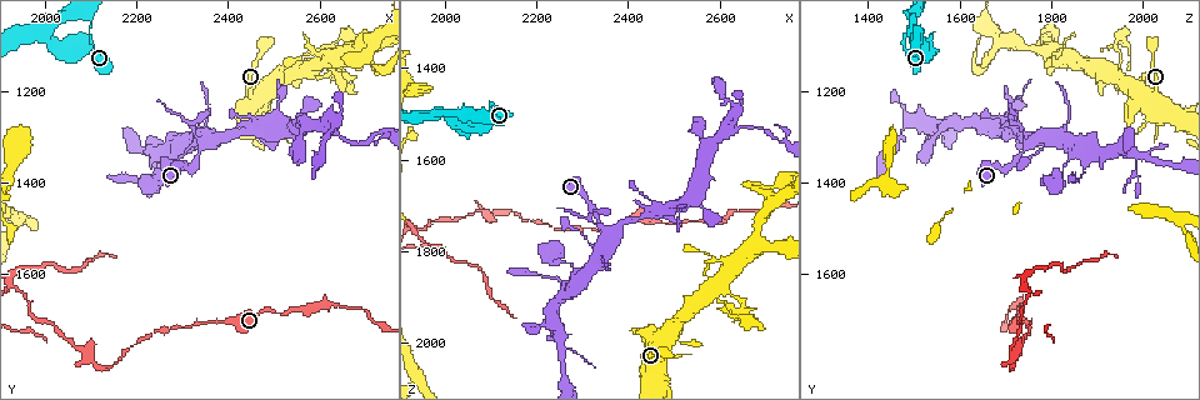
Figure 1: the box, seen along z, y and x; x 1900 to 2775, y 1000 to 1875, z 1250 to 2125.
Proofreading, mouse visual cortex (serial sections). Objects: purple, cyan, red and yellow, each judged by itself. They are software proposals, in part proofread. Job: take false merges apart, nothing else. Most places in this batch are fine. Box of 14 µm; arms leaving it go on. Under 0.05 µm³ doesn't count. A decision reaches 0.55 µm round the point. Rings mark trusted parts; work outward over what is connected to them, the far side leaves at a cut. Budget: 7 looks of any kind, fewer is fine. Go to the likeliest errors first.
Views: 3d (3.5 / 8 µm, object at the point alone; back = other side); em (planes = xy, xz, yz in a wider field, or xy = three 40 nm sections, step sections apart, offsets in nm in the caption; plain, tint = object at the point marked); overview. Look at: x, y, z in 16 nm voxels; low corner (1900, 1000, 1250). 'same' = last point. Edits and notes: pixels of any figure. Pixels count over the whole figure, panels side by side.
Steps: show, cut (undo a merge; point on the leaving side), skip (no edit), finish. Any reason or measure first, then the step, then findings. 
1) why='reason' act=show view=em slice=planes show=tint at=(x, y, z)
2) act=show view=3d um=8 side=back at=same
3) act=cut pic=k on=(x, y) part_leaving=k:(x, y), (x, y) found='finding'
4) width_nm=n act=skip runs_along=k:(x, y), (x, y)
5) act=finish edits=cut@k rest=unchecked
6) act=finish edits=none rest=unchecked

why='sharp bend' act=show view=3d um=3.5 at=(2650, 1175, 1915)

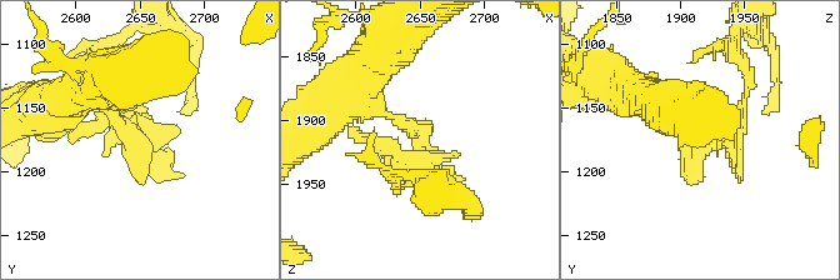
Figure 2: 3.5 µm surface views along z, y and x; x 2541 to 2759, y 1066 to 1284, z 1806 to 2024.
why='need the tissue' act=show view=em slice=xy step=1 show=plain at=(2648, 1172, 1916)

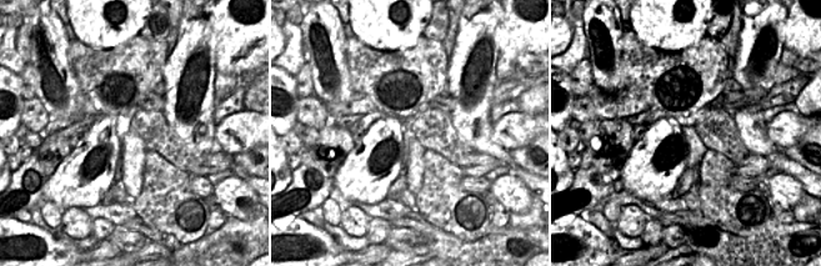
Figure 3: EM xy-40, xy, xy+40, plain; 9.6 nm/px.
act=show view=em slice=xy step=1 show=tint at=same

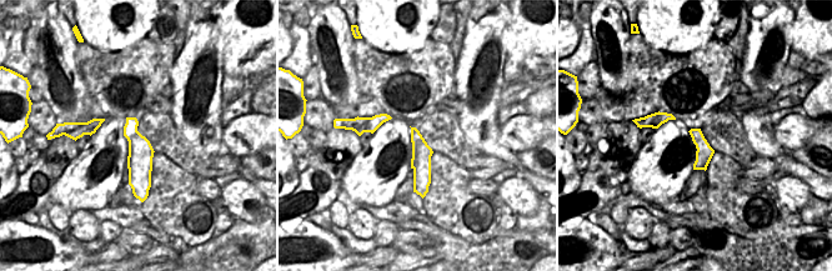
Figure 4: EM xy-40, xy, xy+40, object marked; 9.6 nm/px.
act=cut pic=2 on=(410, 181) part_leaving=2:(425, 150), (418, 183), (390, 173) found='a second cell is stuck on'

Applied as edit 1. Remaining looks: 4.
act=show view=overview

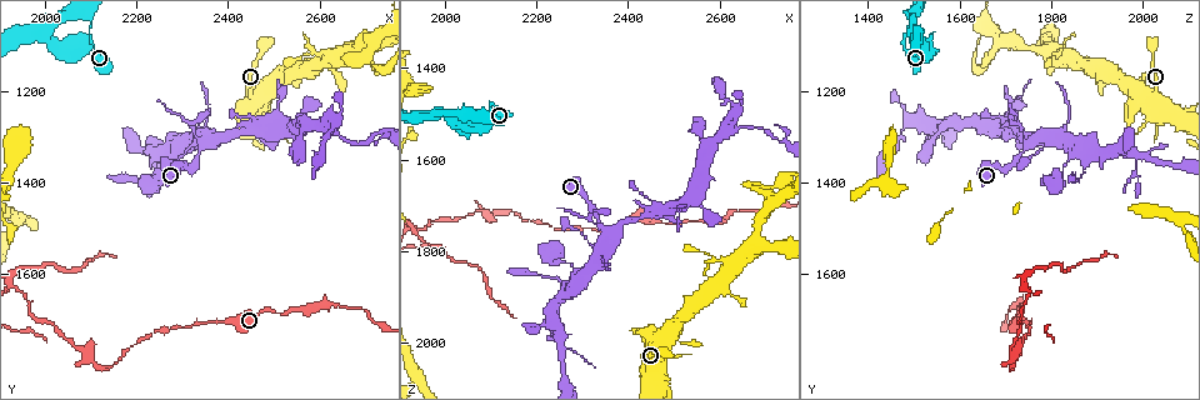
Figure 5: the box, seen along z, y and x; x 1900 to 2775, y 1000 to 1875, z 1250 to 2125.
why='sharp bend' act=show view=3d um=3.5 at=(2310, 1270, 1730)

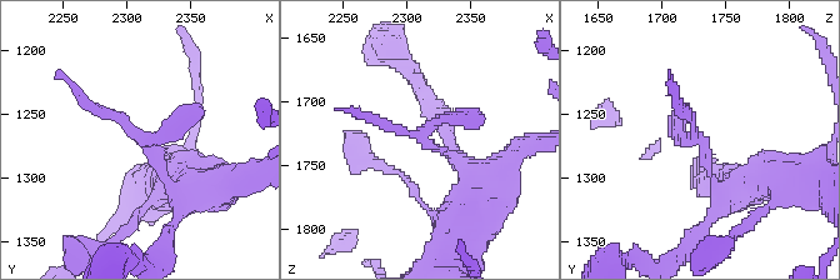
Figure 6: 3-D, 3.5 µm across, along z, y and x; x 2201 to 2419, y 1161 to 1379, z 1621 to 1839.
act=show view=em slice=xy step=5 show=tint at=(2310, 1266, 1728)

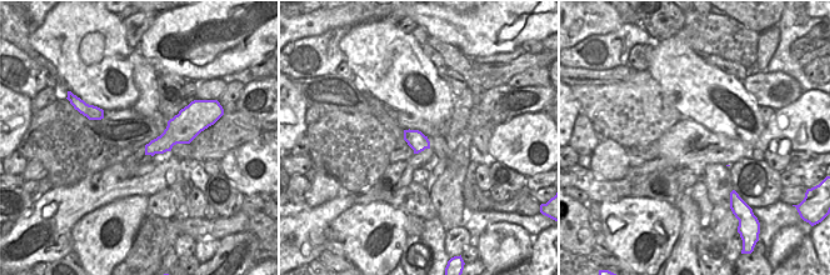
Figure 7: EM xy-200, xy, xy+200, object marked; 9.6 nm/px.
width_nm=190 act=skip runs_along=6:(720, 206), (685, 106) found='all the same cell'

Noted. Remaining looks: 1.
act=finish edits=cut@2 rest=unchecked

